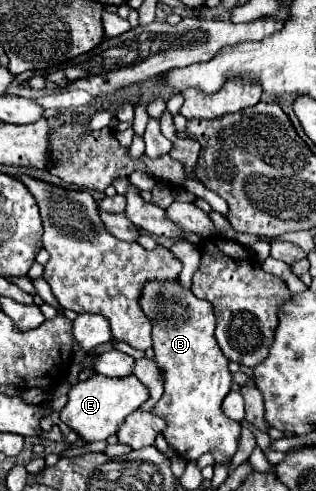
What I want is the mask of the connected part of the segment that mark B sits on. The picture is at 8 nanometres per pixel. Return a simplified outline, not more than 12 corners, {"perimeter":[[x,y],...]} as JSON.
{"perimeter":[[150,280],[164,394],[152,412],[184,460],[230,462],[240,424],[216,316],[180,280]]}

